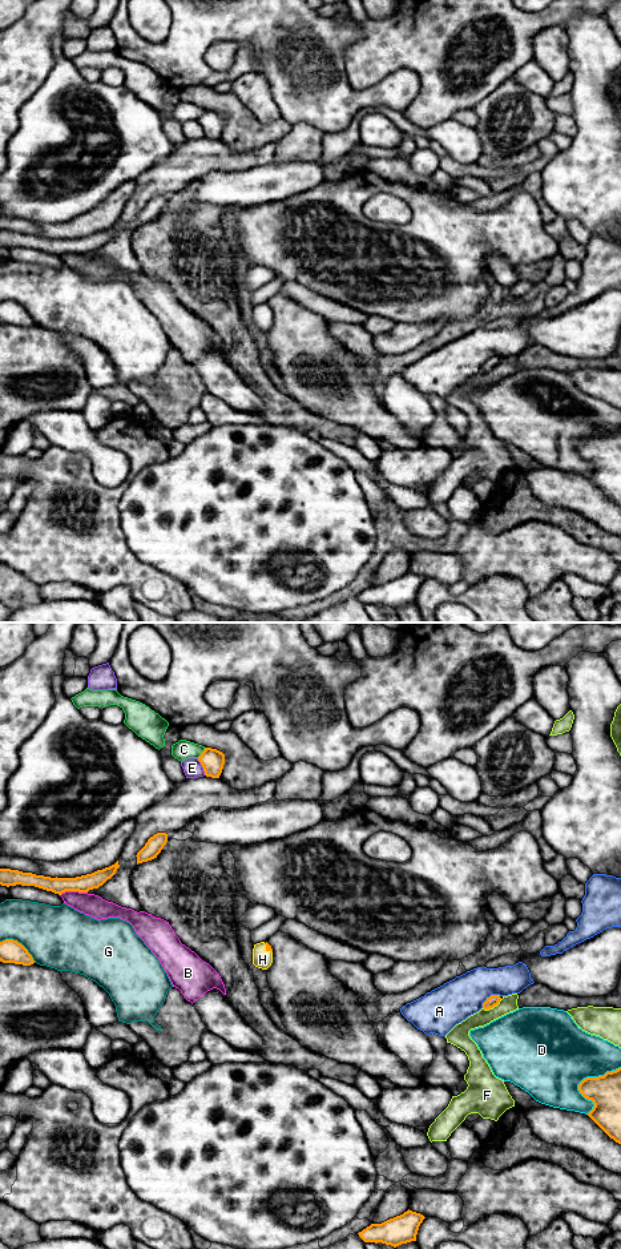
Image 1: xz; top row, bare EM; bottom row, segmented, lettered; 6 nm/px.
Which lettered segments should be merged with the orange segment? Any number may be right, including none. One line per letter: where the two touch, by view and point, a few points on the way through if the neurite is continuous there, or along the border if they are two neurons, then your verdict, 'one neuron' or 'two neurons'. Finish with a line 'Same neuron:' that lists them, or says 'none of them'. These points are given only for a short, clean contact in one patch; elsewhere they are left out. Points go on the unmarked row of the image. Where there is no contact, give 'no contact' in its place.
A: meets orange in xz at (490, 358); two neurons
B: meets orange in xz at (73, 252); two neurons
C: meets orange in xz at (201, 115); two neurons
D: meets orange in xz at (583, 442); two neurons
E: meets orange in xz at (202, 128); two neurons
F: meets orange in xz at (492, 369); two neurons
G: meets orange in xz at (20, 305); two neurons
H: meets orange in xz at (266, 310); runs through xz (267, 307), (266, 310), (262, 321); one neuron
Same neuron: H

